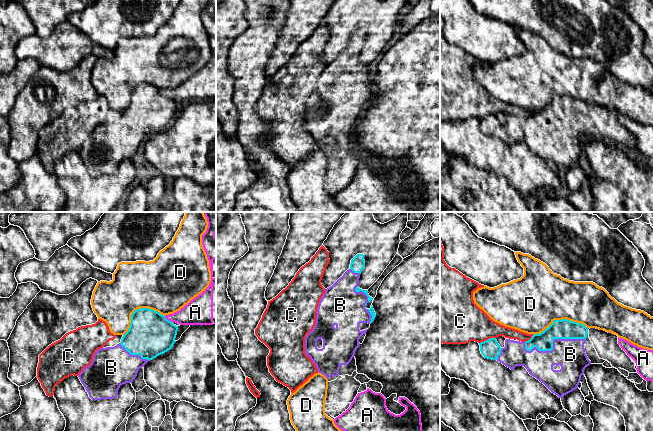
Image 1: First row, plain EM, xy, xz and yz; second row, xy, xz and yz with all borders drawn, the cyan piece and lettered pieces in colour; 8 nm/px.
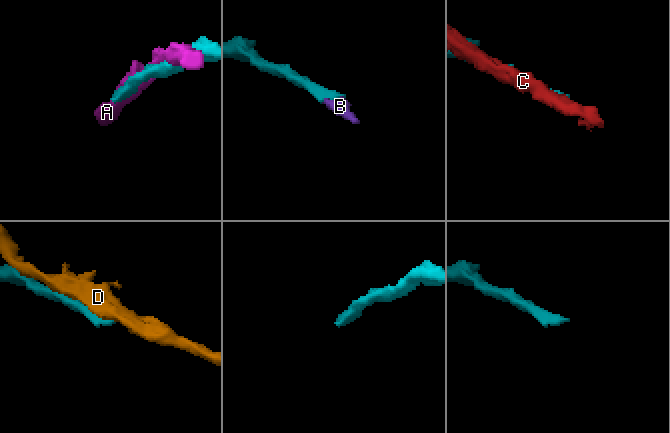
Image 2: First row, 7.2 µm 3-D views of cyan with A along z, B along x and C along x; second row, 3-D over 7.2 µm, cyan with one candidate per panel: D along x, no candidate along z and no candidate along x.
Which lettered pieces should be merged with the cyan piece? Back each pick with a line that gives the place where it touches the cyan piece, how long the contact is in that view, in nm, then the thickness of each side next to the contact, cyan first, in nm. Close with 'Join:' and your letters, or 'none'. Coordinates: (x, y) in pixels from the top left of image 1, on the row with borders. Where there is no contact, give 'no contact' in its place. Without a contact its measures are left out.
B: meets cyan in yz at (552, 342); contact 500 nm long; 160 nm thick on the cyan side, 240 nm on the other
Join: B

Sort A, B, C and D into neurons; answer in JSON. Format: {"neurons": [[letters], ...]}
{"neurons": [["A"], ["B"], ["C"], ["D"]]}

